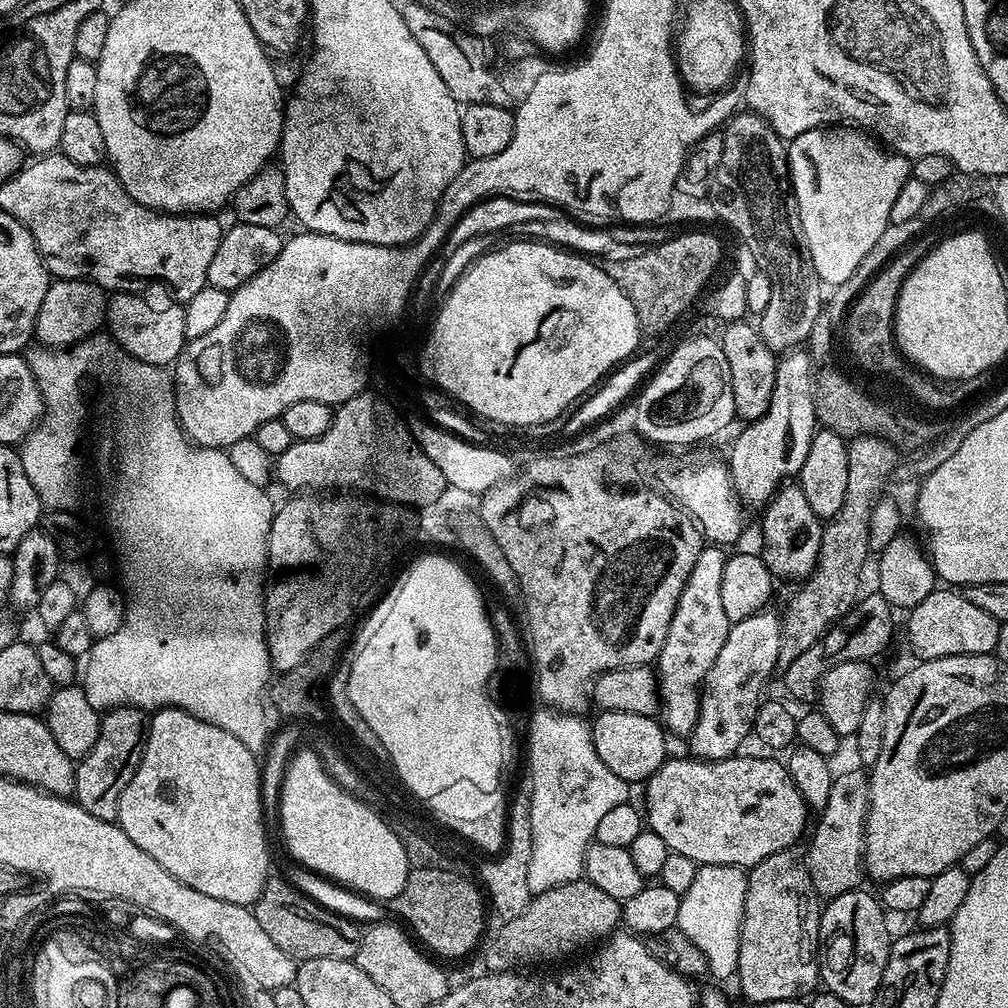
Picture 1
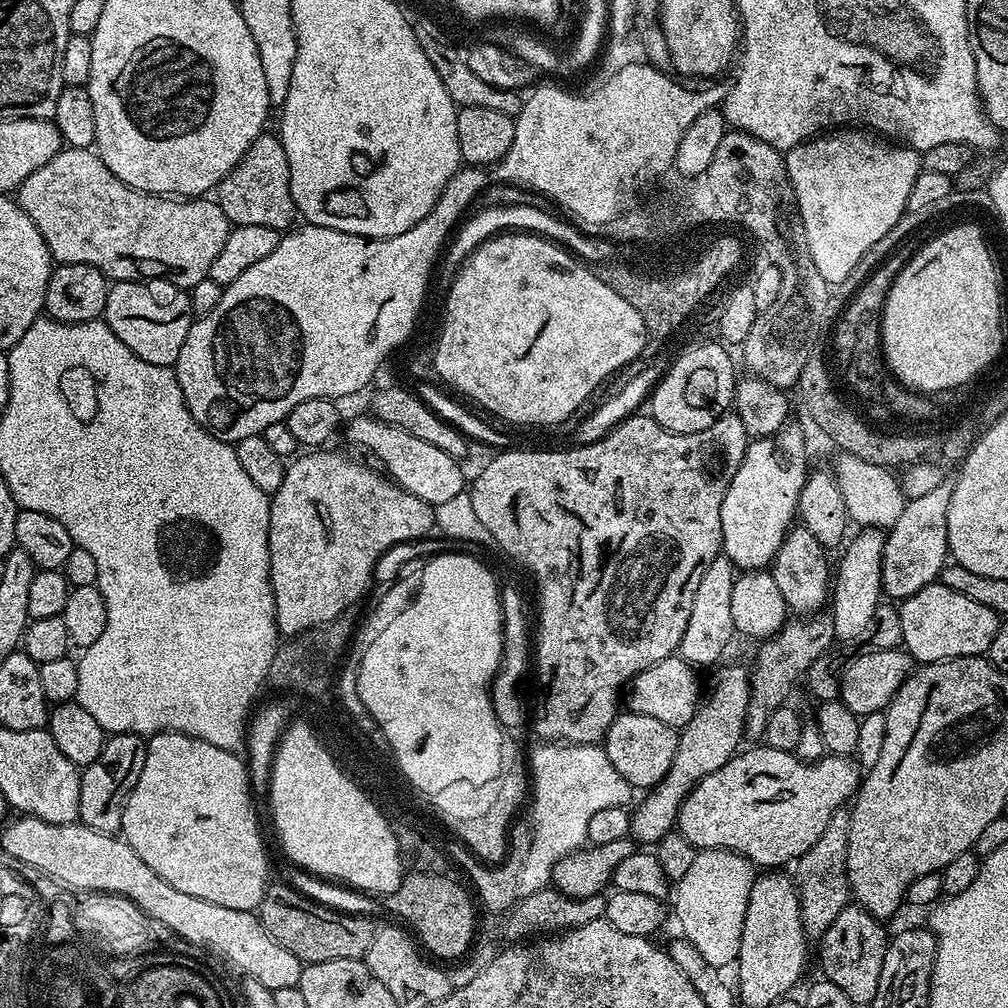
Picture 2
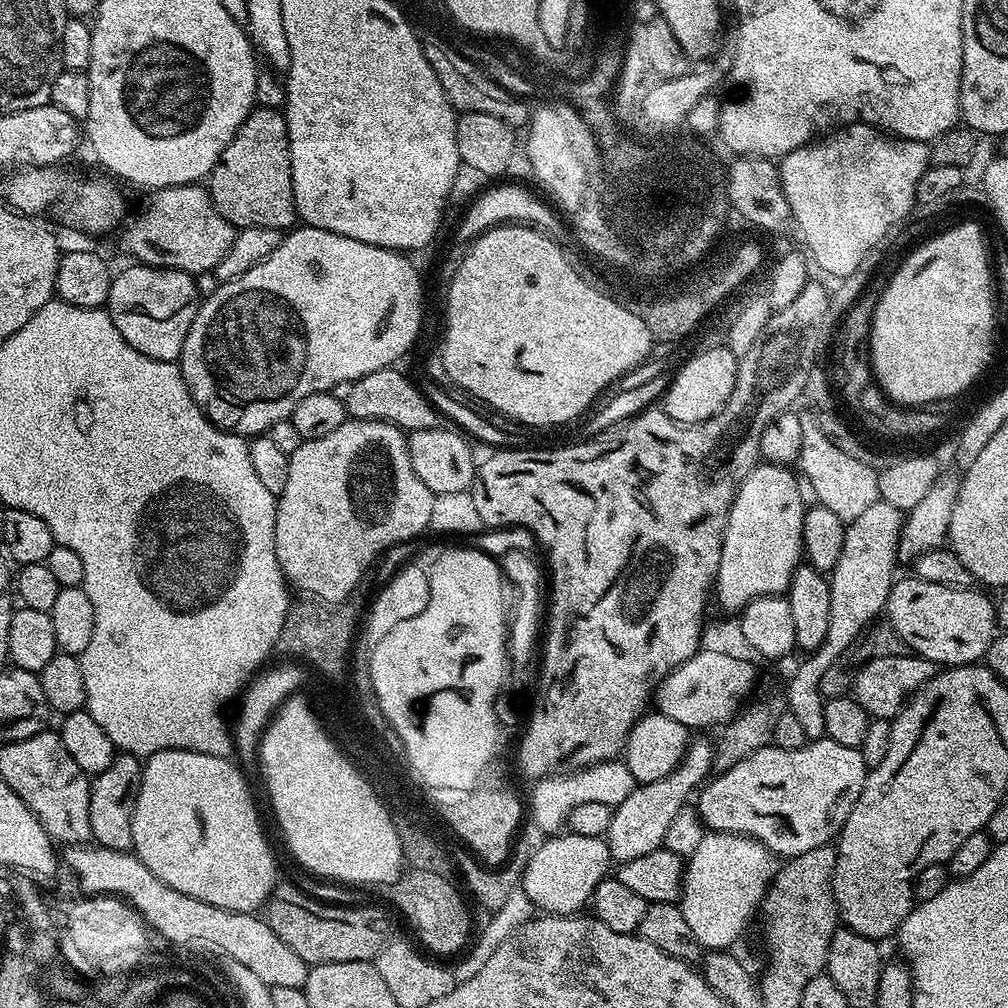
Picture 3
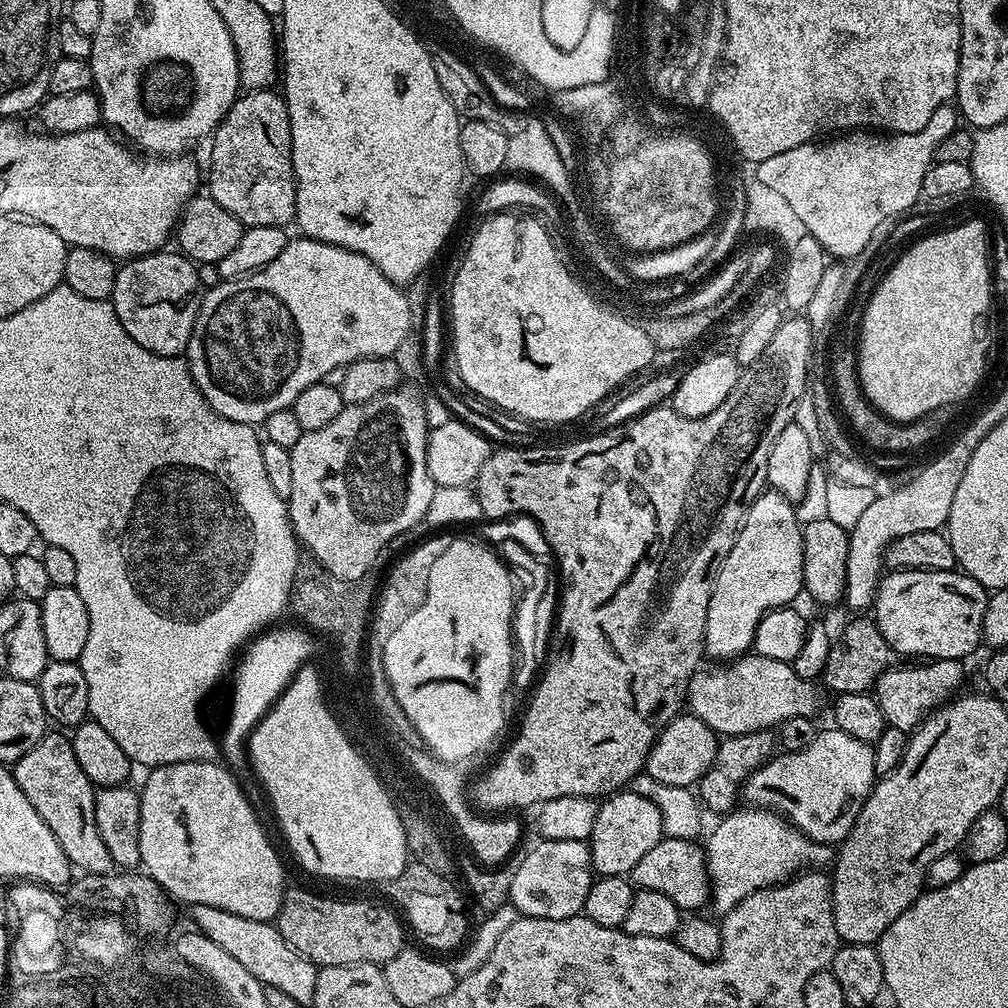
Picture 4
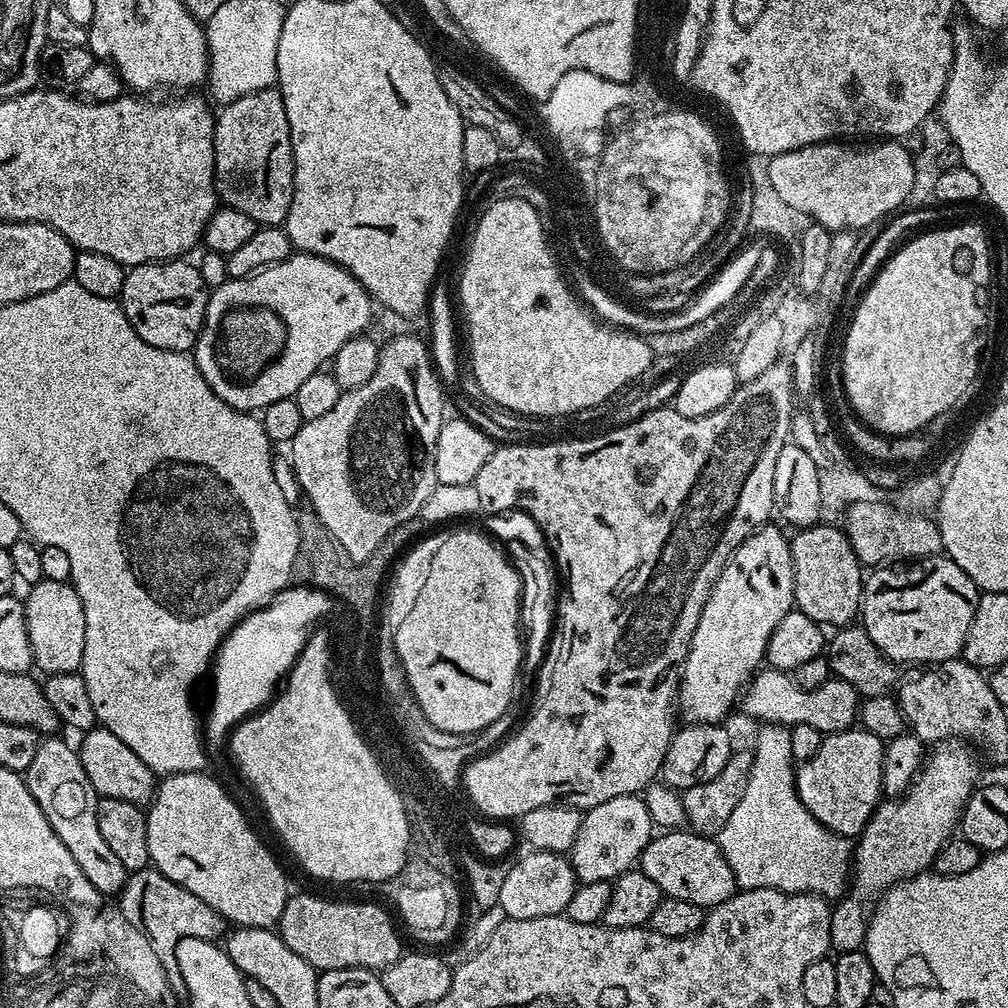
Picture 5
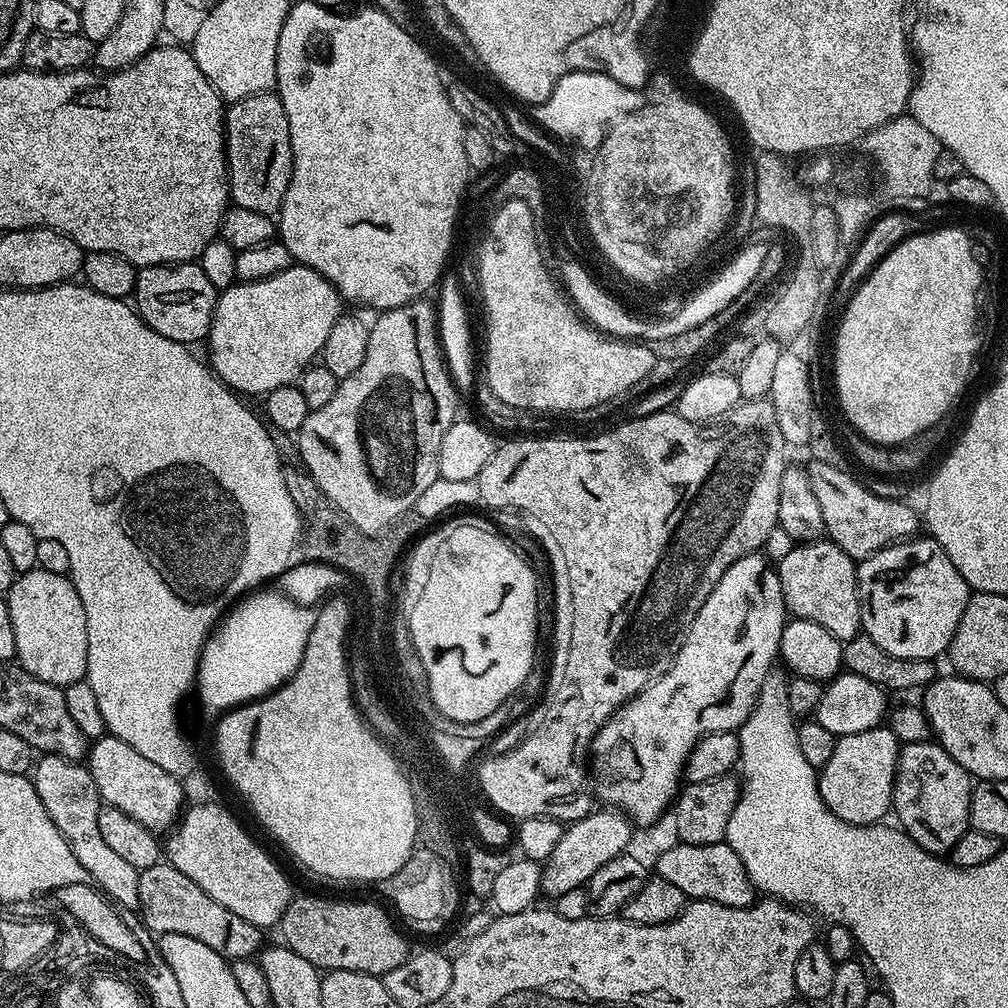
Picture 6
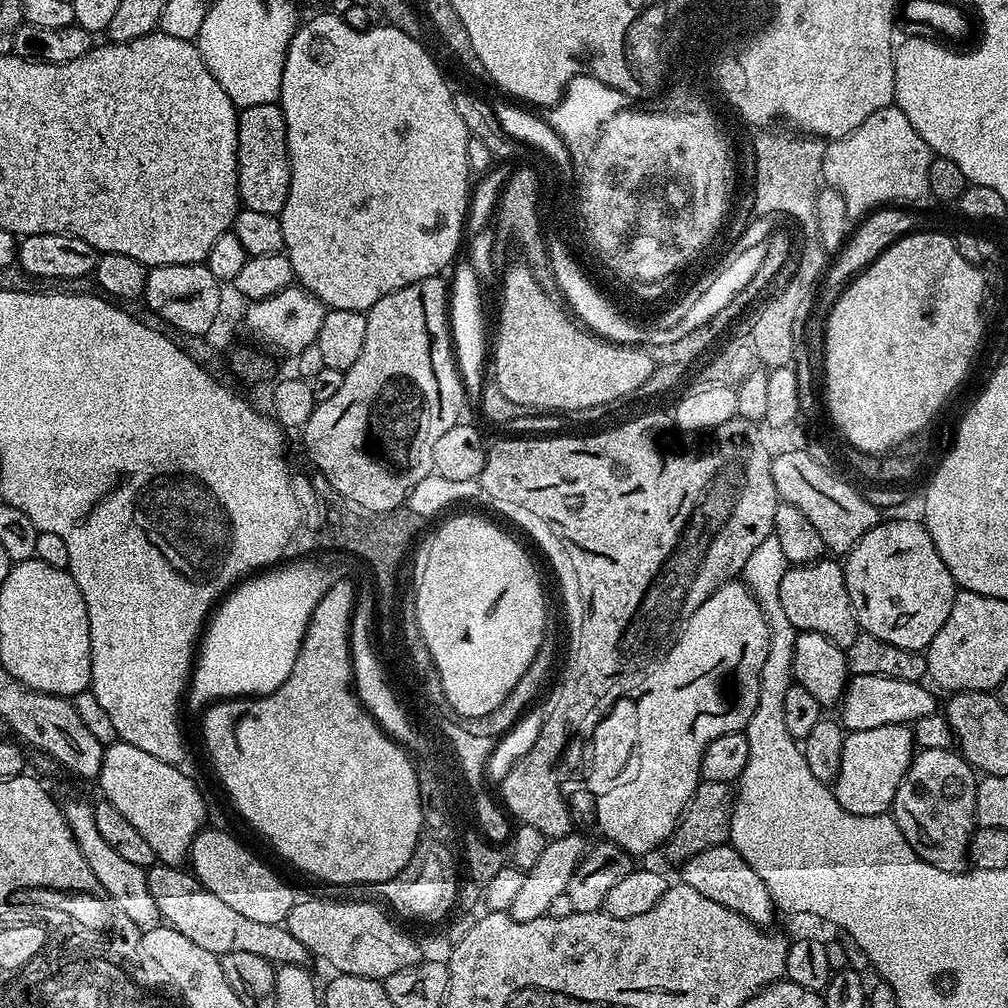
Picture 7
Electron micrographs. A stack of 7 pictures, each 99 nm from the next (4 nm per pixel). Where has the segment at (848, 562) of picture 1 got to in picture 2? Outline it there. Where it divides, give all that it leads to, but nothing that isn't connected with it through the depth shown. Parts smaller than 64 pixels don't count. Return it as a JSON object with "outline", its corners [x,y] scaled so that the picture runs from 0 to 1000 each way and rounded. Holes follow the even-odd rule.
{"outline":[[[807,609],[801,613],[786,613],[770,628],[753,640],[750,656],[744,659],[742,676],[744,677],[744,696],[740,700],[738,713],[739,731],[746,736],[753,735],[760,724],[760,716],[768,704],[783,697],[782,689],[786,687],[786,678],[797,672],[805,659],[813,651],[818,650],[821,642],[827,639],[829,626],[824,610]]]}

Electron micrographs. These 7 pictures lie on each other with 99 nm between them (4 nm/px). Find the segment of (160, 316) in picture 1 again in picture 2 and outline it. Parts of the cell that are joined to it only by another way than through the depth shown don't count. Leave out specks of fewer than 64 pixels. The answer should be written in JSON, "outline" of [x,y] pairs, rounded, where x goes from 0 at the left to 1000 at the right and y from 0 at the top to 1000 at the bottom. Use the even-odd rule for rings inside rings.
{"outline":[[[135,278],[114,279],[108,285],[101,316],[117,335],[121,335],[121,339],[125,339],[125,343],[129,343],[129,347],[133,347],[133,351],[137,351],[137,355],[141,355],[141,359],[171,365],[192,316],[190,295],[175,292],[179,294],[162,302],[151,295],[150,288],[143,282],[146,281]]]}

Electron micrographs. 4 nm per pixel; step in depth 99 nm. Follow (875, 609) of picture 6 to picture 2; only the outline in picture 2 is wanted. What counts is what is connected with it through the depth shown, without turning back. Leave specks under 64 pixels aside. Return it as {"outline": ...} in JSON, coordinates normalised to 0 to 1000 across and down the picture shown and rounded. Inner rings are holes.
{"outline":[[[932,577],[903,589],[903,593],[892,596],[895,613],[896,642],[906,656],[914,660],[930,659],[932,655],[945,655],[951,651],[976,651],[986,629],[990,625],[993,612],[982,601],[973,601],[950,589]]]}

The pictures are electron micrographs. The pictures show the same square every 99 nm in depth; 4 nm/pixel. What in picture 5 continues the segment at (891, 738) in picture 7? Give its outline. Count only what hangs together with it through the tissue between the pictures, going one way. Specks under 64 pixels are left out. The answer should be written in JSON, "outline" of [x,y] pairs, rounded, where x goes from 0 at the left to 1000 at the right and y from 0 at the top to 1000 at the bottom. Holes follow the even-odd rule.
{"outline":[[[856,724],[818,729],[808,752],[789,763],[790,787],[795,796],[824,825],[842,831],[852,830],[859,815],[875,793],[875,752],[878,735]]]}

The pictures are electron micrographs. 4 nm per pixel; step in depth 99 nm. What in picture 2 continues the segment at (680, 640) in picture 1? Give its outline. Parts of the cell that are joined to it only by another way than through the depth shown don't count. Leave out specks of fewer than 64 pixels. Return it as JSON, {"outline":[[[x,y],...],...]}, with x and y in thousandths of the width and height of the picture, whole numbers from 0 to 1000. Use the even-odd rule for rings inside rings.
{"outline":[[[715,550],[696,569],[696,577],[692,577],[692,586],[688,588],[688,601],[685,605],[685,617],[681,617],[681,629],[677,629],[677,637],[673,644],[675,654],[697,665],[706,659],[722,643],[726,631],[730,627],[728,612],[724,610],[724,588],[728,585],[731,564],[721,552]]]}

